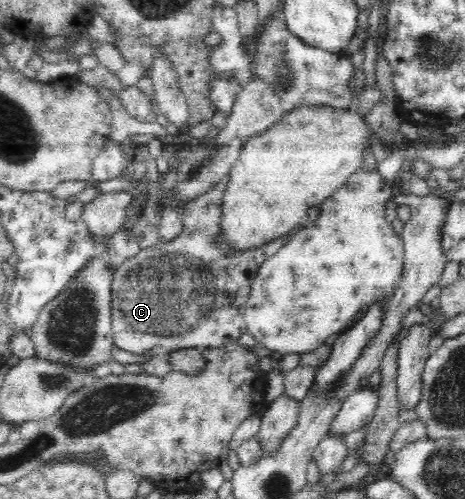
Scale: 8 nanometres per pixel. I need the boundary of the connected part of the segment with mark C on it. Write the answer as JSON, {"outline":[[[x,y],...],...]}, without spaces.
{"outline":[[[229,176],[222,177],[218,183],[194,200],[179,204],[183,212],[184,230],[170,241],[142,250],[133,258],[115,262],[111,285],[111,312],[113,345],[132,354],[148,357],[163,357],[186,348],[203,351],[220,348],[228,343],[238,342],[247,331],[245,322],[246,303],[250,286],[257,277],[260,267],[291,241],[298,229],[269,242],[267,245],[246,252],[220,250],[220,219],[222,219],[222,199],[229,182]]]}

